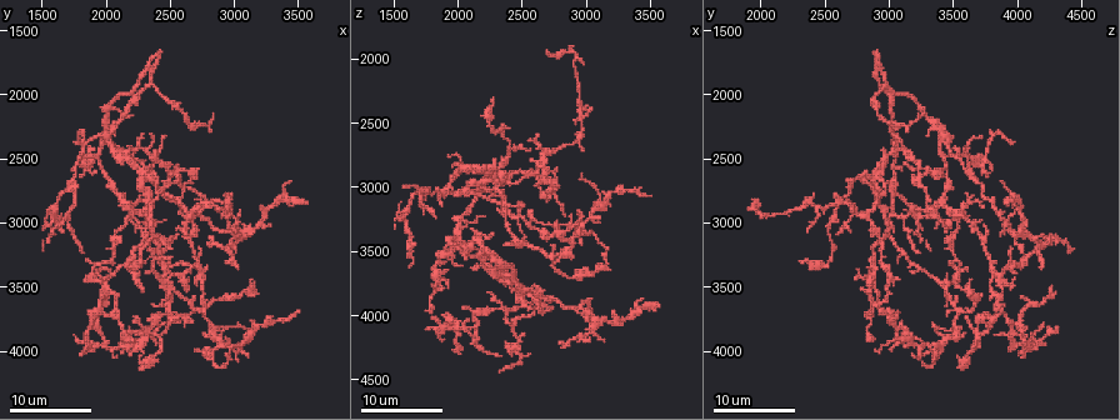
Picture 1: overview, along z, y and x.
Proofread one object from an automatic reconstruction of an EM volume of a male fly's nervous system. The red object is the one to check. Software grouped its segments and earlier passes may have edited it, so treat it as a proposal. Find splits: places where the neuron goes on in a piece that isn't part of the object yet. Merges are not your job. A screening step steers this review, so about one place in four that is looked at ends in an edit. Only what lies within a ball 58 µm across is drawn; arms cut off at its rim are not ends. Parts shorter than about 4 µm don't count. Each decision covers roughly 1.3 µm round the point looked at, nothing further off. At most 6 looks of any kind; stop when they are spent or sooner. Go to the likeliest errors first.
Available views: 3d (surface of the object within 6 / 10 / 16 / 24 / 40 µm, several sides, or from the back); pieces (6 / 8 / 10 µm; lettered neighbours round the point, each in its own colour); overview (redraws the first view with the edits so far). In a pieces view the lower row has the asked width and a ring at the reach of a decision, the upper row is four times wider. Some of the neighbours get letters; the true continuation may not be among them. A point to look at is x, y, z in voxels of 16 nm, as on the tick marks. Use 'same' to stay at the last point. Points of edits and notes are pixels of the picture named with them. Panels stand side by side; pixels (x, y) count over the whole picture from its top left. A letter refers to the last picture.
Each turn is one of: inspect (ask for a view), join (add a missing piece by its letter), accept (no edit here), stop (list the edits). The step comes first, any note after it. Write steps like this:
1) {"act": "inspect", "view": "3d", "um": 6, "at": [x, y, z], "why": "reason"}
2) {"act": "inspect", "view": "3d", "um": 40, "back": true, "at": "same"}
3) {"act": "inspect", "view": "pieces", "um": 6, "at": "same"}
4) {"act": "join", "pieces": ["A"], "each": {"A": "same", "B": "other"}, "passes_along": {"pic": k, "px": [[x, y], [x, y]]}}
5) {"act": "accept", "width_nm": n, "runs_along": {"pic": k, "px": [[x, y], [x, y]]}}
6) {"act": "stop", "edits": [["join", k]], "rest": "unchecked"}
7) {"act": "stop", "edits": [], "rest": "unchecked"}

{"act": "inspect", "view": "3d", "um": 24, "at": [3080, 4020, 3240], "why": "free end"}

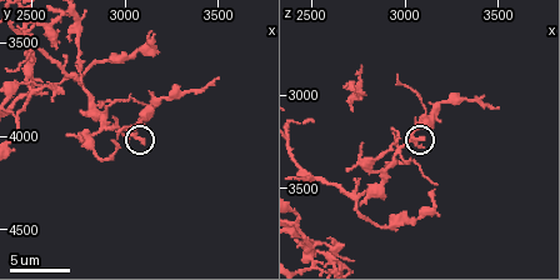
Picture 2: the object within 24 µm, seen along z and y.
{"act": "inspect", "view": "pieces", "um": 8, "at": [3100, 4040, 3240]}

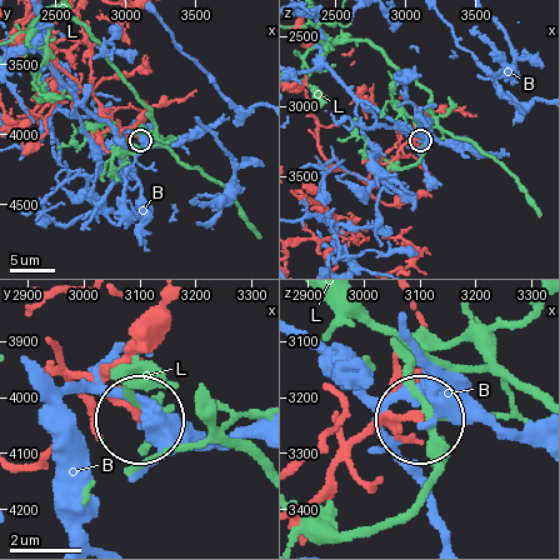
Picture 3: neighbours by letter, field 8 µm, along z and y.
{"act": "accept", "each": {"B": "other", "L": "other"}, "found": "no lettered piece goes on from it"}

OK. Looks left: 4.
{"act": "inspect", "view": "pieces", "um": 6, "at": [2760, 3860, 3580], "why": "thin end"}

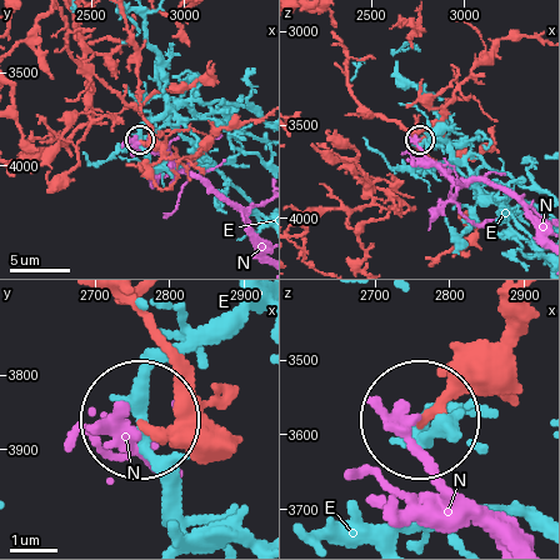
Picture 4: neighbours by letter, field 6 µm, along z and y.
{"act": "accept", "width_nm": 190, "each": {"E": "other", "N": "other"}, "found": "no lettered piece goes on from it"}

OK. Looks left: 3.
{"act": "inspect", "view": "3d", "um": 16, "at": [2720, 2580, 3380], "why": "branch stops here"}

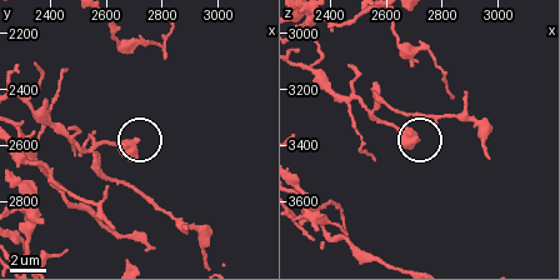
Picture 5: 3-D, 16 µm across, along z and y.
{"act": "inspect", "view": "pieces", "um": 10, "at": "same", "why": "see the neighbours"}

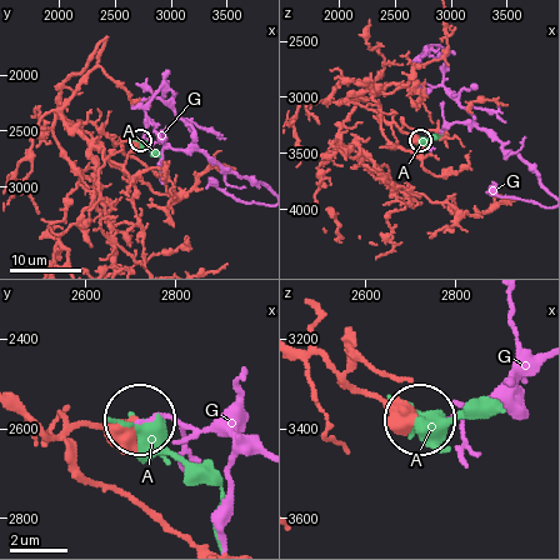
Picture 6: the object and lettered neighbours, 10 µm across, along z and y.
{"act": "accept", "width_nm": 490, "each": {"A": "other", "G": "other"}, "runs_along": {"pic": 6, "px": [[26, 411], [55, 438], [84, 426], [139, 421]]}, "found": "none of them fits"}

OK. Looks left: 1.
{"act": "stop", "edits": [], "rest": "unchecked"}

